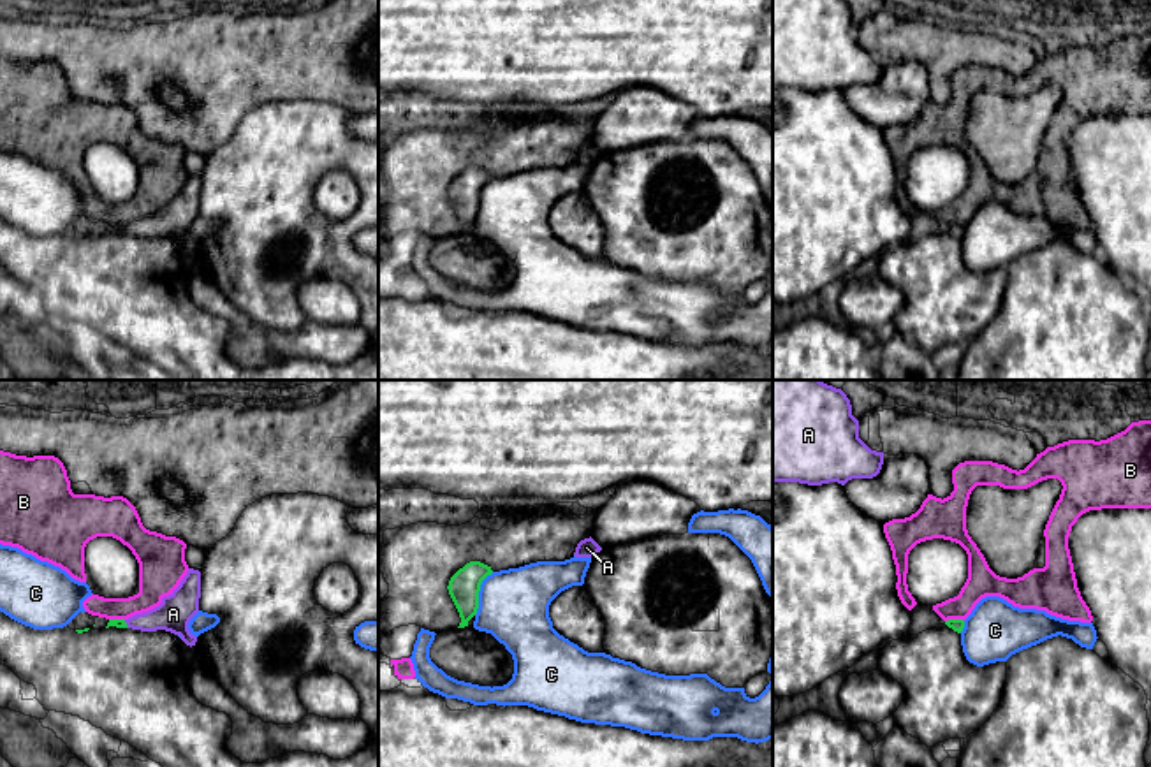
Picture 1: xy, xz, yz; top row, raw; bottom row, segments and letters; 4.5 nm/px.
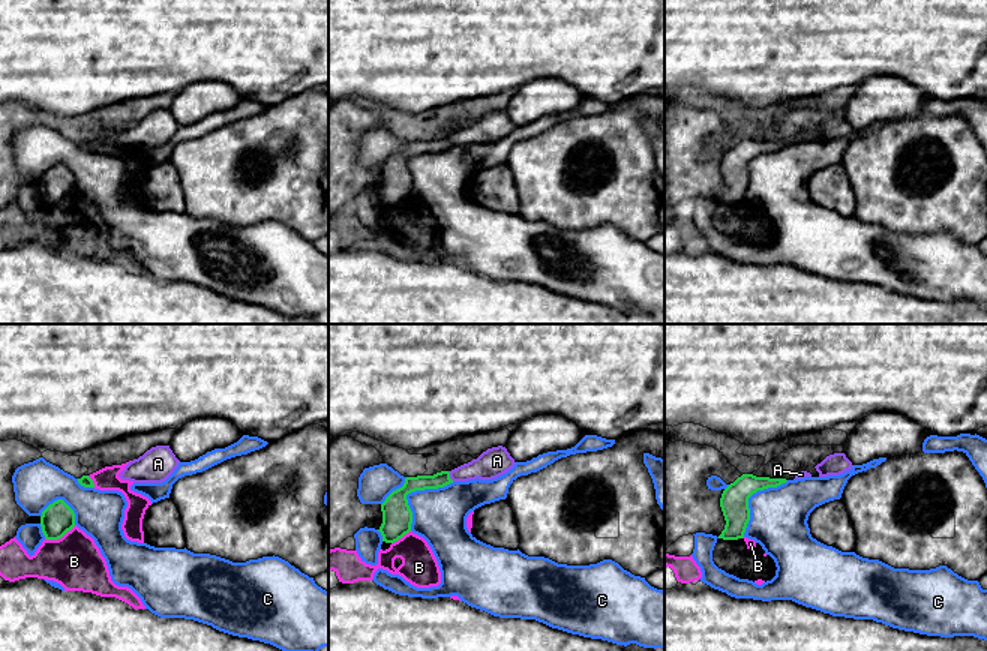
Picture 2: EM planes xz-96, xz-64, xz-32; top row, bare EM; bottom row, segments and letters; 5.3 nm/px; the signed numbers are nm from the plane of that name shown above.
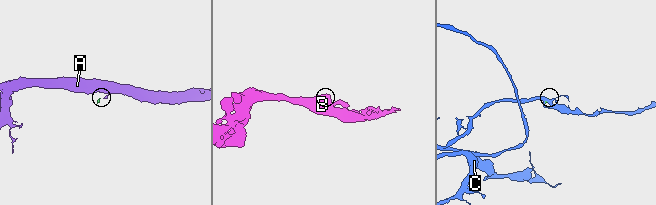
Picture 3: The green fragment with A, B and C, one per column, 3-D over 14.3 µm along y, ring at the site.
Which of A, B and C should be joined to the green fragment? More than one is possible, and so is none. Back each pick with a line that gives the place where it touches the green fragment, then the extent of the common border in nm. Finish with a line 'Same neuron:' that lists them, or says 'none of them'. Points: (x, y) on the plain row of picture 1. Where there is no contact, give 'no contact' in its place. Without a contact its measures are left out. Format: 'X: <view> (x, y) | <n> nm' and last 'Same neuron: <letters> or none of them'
A: xy (125, 229) | 50 nm
Same neuron: A

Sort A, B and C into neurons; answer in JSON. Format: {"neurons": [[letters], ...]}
{"neurons": [["A"], ["B"], ["C"]]}

